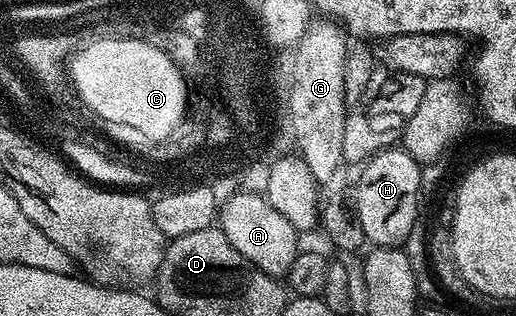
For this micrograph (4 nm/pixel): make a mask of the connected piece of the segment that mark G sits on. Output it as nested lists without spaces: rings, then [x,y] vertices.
[[[320,18],[320,21],[318,21],[318,19],[313,21],[309,28],[305,30],[304,36],[302,36],[297,45],[293,47],[292,54],[294,55],[294,60],[279,60],[278,64],[270,64],[268,69],[270,69],[272,76],[274,76],[274,86],[276,86],[276,90],[278,90],[278,92],[284,92],[284,94],[288,96],[290,104],[292,104],[292,114],[294,114],[294,126],[296,126],[297,140],[300,140],[298,144],[299,155],[310,167],[313,178],[317,180],[319,184],[326,184],[326,182],[330,181],[335,176],[339,166],[342,166],[344,162],[343,138],[346,117],[348,115],[346,97],[344,96],[344,68],[346,67],[346,57],[349,54],[348,36],[338,23],[326,18]]]

